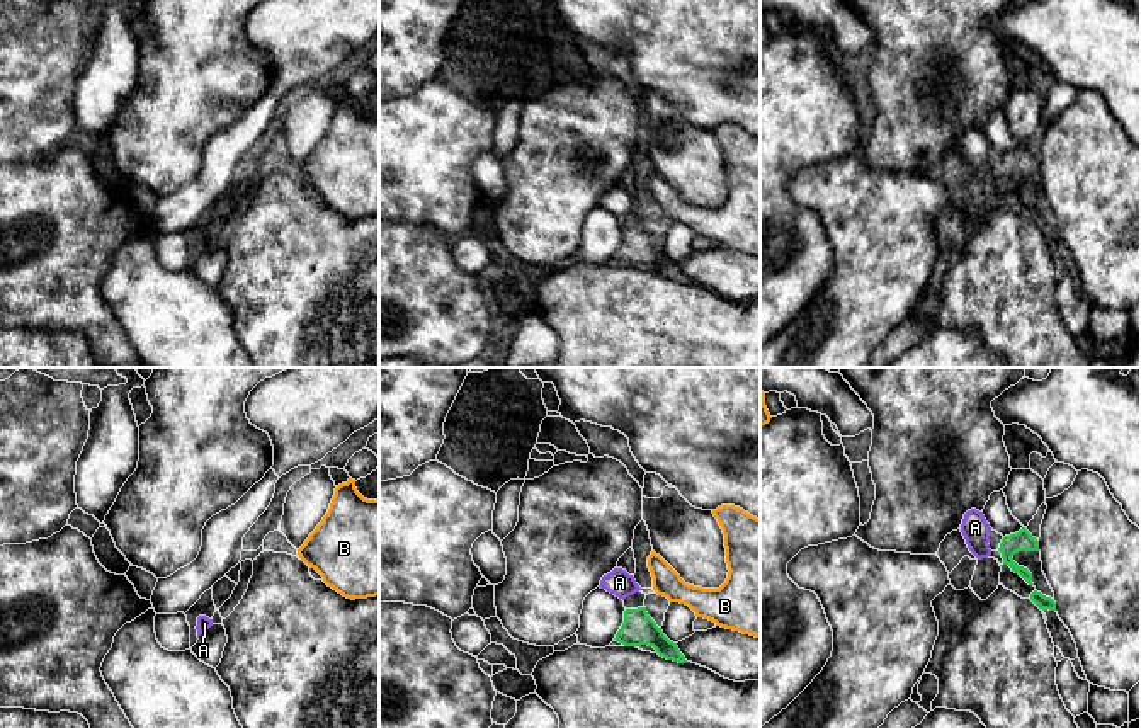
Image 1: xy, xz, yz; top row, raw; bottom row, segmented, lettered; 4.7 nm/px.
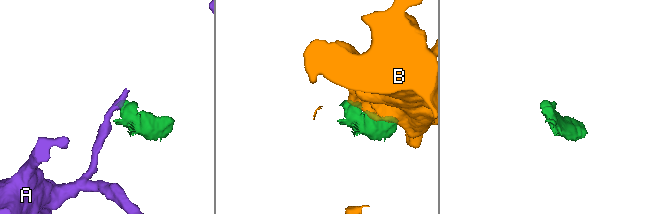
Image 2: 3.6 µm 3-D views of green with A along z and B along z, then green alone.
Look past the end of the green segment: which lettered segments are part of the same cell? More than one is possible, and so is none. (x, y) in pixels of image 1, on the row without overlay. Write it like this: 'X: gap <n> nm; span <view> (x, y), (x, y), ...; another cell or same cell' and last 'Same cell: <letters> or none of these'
A: gap 40 nm; span yz (999, 169), (990, 169); another cell
B: gap 90 nm; span xz (645, 227), (658, 213); another cell
Same cell: none of these

